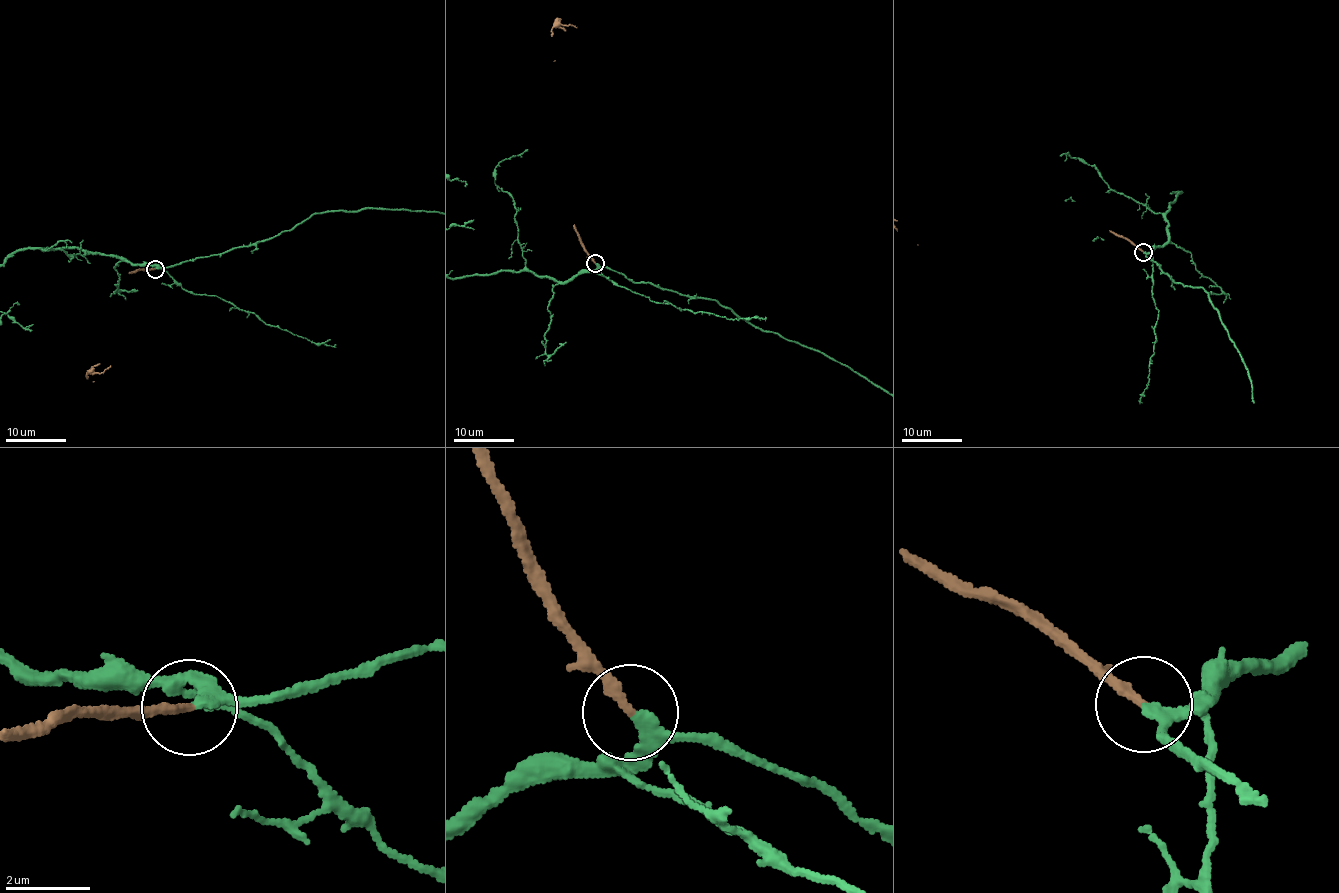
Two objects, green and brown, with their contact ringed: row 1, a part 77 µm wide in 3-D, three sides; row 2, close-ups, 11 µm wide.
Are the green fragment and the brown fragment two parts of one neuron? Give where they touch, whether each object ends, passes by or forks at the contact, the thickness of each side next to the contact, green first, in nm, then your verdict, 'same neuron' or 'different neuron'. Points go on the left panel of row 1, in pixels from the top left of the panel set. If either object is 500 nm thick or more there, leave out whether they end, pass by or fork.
place (155, 269); green passes by; brown ends; calibres 200 and 220 nm; same neuron

